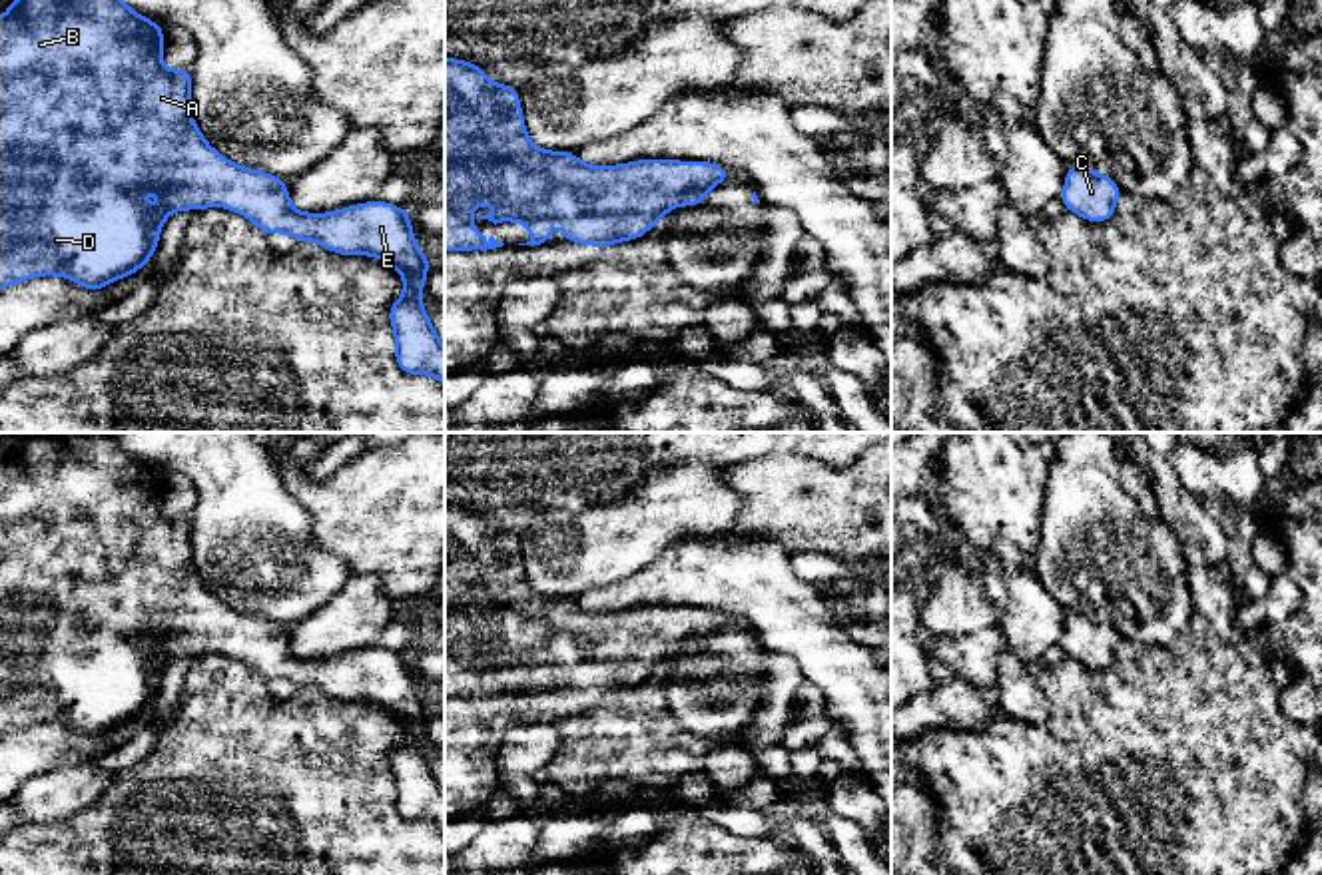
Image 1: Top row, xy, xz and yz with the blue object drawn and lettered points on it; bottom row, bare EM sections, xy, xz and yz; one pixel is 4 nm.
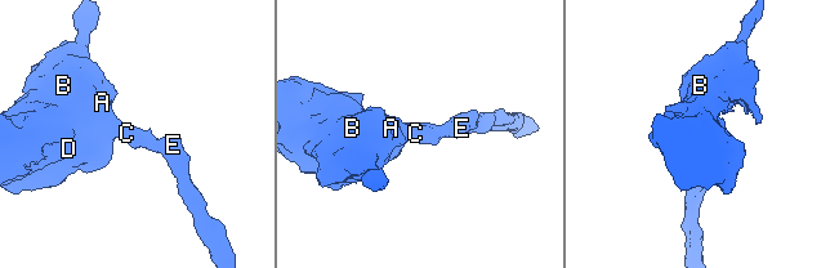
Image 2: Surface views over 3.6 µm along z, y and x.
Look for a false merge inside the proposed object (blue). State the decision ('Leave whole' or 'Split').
Leave whole

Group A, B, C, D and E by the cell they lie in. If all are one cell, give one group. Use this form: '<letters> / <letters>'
A B C D E

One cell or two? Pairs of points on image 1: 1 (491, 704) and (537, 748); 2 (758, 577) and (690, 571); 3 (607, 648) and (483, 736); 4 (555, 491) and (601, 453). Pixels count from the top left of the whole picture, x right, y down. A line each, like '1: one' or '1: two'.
1: two
2: one
3: one
4: one

